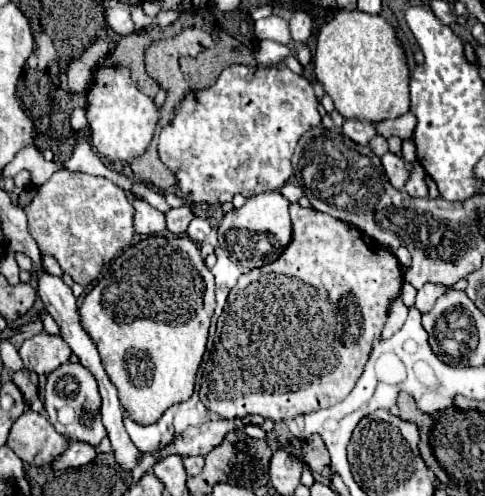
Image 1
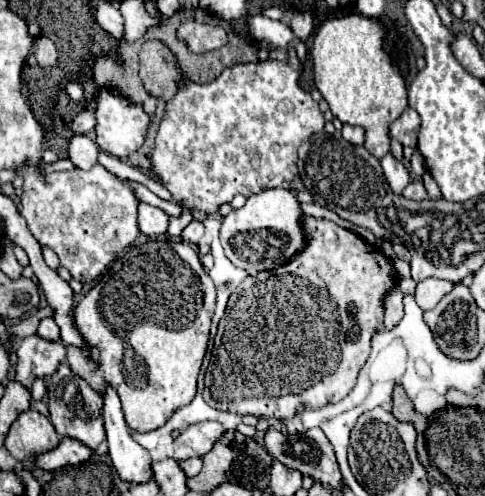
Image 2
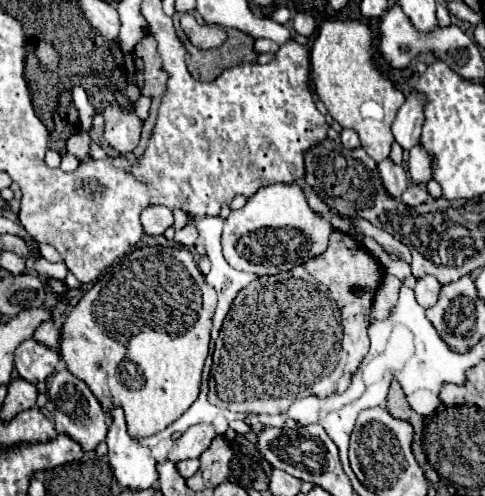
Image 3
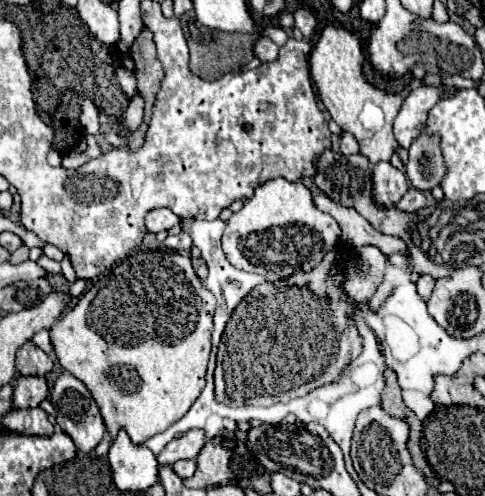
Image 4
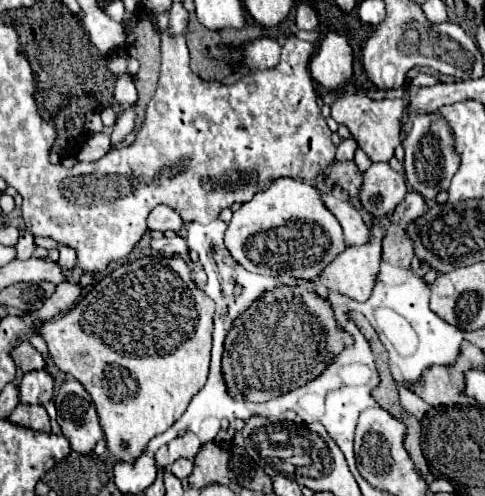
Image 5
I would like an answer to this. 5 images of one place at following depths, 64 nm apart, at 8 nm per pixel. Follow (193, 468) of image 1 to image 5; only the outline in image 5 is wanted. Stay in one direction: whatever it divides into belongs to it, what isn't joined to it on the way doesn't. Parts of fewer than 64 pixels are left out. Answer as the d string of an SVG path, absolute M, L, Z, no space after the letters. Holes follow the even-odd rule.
M180 458L180 460L176 460L176 462L170 466L170 472L172 472L176 478L184 480L184 478L188 478L188 476L192 474L192 466L194 466L194 462L192 462L192 460Z

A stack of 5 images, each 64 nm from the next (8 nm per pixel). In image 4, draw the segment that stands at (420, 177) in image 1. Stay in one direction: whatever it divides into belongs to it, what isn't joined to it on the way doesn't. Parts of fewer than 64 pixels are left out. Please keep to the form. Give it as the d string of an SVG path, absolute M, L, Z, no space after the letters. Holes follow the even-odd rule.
M410 188L410 190L402 196L402 200L396 204L396 208L402 210L402 212L418 212L420 208L426 206L426 202L428 202L428 198L426 198L424 192L420 192L420 190L416 190L416 188Z

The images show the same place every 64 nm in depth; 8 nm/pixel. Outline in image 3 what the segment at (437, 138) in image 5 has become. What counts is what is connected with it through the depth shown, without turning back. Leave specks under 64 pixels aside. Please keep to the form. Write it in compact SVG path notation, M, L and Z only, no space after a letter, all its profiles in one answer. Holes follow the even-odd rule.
M416 144L410 150L408 174L410 174L414 184L428 184L434 178L434 160L432 160L432 154L422 144Z

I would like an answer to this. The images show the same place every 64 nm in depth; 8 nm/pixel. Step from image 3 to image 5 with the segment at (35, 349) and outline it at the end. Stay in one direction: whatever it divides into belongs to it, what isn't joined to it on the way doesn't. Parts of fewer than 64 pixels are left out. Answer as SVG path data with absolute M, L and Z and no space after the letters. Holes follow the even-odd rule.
M20 340L18 346L12 348L10 356L12 356L16 368L20 368L22 372L46 368L46 360L36 352L36 348L28 340Z

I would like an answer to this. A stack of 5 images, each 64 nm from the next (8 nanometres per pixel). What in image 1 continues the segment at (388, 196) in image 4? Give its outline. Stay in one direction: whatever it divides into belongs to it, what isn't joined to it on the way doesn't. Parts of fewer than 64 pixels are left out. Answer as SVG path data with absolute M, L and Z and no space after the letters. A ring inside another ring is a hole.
M388 152L388 154L382 156L382 166L384 166L384 172L386 172L390 184L396 190L402 190L404 184L406 184L406 180L408 180L408 176L410 176L410 172L404 166L404 160L400 156Z

